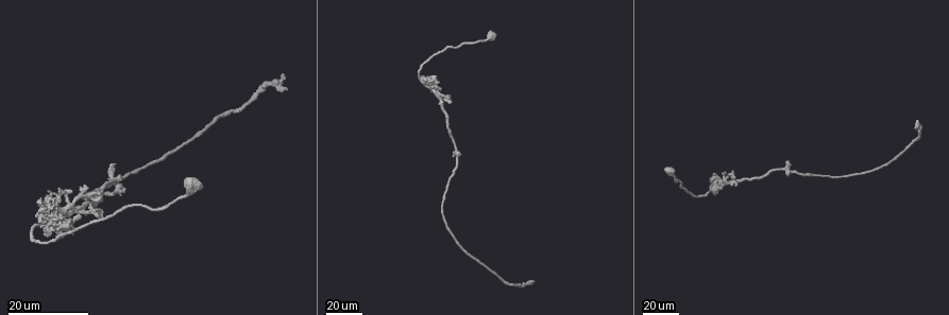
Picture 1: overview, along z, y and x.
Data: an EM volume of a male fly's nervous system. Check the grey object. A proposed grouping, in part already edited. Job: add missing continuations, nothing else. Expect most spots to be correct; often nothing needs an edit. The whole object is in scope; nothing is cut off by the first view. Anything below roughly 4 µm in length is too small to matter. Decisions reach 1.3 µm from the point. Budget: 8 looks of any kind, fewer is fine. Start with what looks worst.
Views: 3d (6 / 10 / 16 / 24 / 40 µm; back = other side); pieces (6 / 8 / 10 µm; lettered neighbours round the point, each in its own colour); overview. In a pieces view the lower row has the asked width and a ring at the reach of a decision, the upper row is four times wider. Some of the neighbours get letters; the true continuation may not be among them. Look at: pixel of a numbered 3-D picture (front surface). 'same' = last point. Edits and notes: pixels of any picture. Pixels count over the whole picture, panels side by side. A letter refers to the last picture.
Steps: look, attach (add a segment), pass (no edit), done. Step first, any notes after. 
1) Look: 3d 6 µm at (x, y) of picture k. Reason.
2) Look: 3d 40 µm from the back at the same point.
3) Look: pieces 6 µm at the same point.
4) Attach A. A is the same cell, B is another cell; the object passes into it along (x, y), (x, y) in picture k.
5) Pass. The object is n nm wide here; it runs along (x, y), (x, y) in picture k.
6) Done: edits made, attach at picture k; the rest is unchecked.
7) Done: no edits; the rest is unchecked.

Look: 3d 40 µm at (68, 221) of picture 1. Branch stops here.

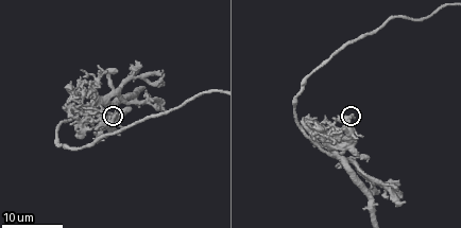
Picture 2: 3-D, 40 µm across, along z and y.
Look: pieces 8 µm at (354, 116) of picture 2.

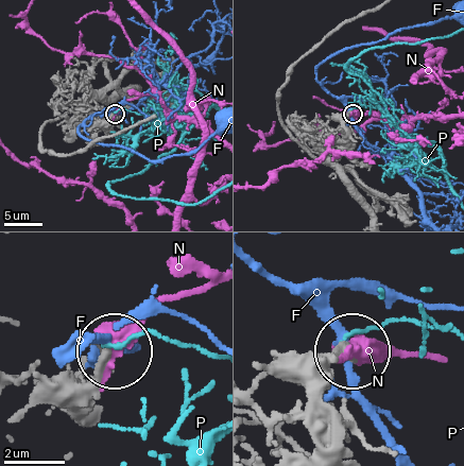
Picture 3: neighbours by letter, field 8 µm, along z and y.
Pass. F, N and P are other cells; none of them fits.

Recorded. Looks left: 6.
Look: 3d 24 µm at (87, 99) of picture 2. Branch stops here.

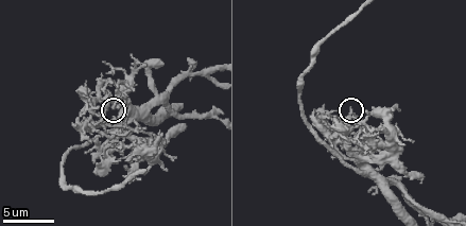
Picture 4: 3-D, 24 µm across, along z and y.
Look: pieces 10 µm at (352, 109) of picture 4.

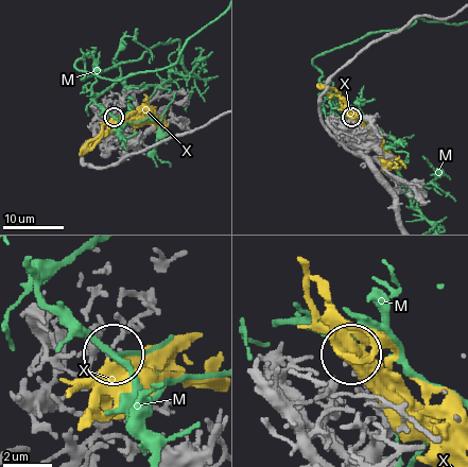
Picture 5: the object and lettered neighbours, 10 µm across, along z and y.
Pass. M and X are other cells; none of them fits.

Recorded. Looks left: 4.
Look: 3d 24 µm at (405, 203) of picture 2. Branch stops here.

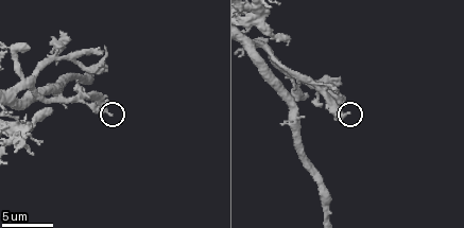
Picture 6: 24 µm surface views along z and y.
Look: pieces 8 µm at (349, 113) of picture 6.

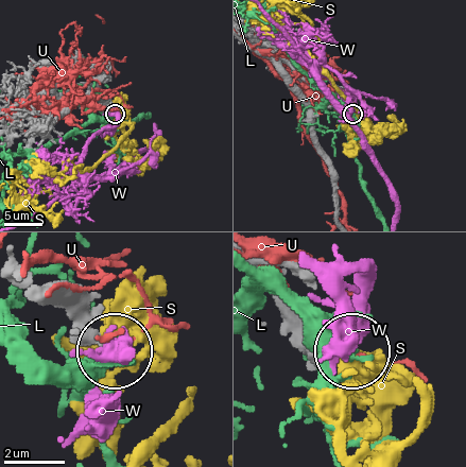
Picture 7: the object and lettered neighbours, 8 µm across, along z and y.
Pass. L, S, U and W are other cells; no lettered segment goes on from it.

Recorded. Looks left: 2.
Look: 3d 40 µm at (287, 87) of picture 1. Long arm stops here.

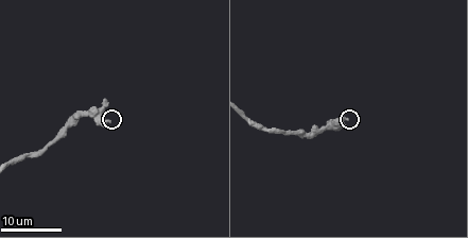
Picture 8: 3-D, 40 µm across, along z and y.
Look: pieces 6 µm at (348, 118) of picture 8.

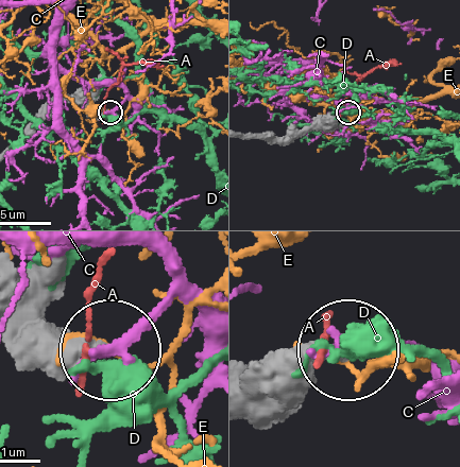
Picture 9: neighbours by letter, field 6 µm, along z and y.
Pass. A, C, D and E are other cells; no lettered segment goes on from it.

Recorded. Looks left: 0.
Done: no edits; the rest is unchecked.

